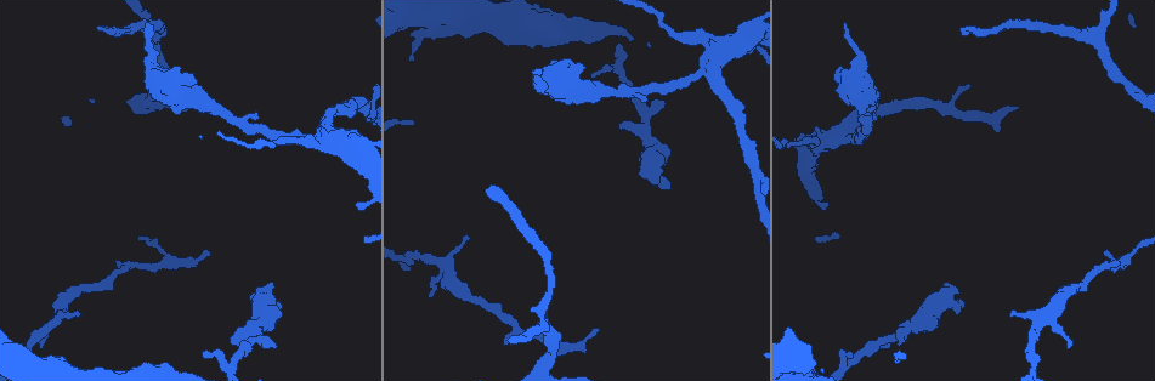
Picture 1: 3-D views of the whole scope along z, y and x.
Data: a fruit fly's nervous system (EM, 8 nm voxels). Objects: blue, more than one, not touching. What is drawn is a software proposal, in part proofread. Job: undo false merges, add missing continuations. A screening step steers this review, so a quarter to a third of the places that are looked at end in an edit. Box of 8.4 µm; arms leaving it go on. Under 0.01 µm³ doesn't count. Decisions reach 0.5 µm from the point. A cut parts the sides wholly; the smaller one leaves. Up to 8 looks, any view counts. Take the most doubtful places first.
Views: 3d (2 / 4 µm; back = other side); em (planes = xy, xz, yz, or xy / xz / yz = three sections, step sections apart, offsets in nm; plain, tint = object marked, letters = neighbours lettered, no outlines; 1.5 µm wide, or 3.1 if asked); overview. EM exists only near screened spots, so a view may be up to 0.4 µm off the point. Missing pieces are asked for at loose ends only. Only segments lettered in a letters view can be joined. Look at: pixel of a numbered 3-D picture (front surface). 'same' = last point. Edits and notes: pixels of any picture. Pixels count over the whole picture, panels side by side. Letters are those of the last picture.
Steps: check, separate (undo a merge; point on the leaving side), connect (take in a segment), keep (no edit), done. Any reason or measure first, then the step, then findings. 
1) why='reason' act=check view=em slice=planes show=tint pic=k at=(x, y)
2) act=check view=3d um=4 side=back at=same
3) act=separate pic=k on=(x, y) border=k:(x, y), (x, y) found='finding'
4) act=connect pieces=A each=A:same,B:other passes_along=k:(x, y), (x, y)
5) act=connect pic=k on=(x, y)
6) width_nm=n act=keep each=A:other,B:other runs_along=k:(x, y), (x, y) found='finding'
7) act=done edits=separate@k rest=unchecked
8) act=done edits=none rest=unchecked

why='long arm stops here' act=check view=em slice=yz step=4 show=letters pic=1 at=(965, 28)

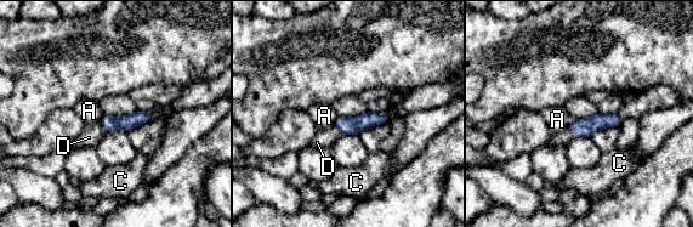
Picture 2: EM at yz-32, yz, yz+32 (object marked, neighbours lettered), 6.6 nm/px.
width_nm=100 act=connect pieces=D each=A:other,C:other,D:same passes_along=2:(137, 118), (103, 126), (92, 132) found='the cell continues'

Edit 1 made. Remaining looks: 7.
why='see it whole again' act=check view=overview

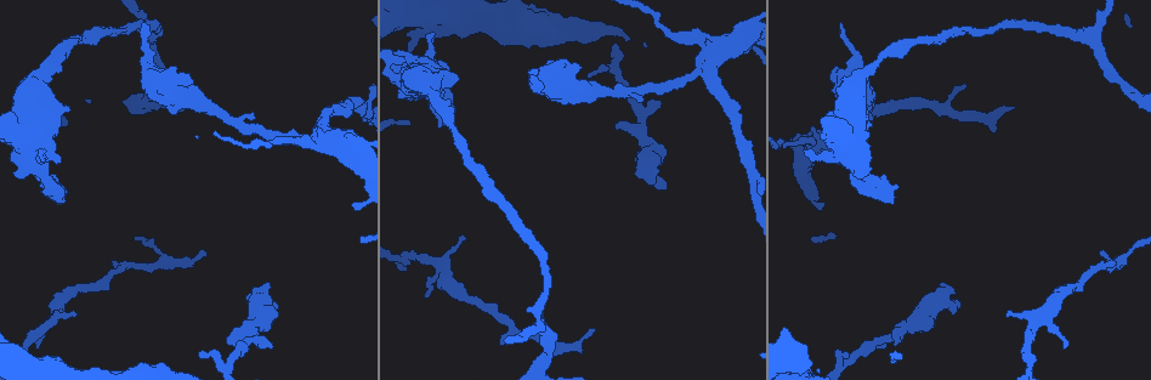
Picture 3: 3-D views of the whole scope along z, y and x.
why='looks like a crossing' act=check view=em slice=planes show=tint pic=3 at=(314, 140)

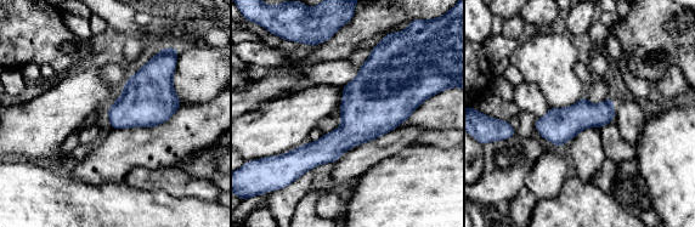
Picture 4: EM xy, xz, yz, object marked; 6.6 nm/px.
why='see the neighbours' act=check view=em slice=planes show=letters at=same

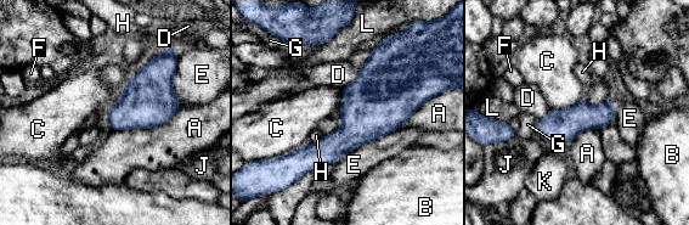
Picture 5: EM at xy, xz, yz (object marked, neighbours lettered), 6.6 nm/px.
longest_contact=A:500nm act=keep each=A:other,B:other,C:other,D:other,E:other,F:other,G:other,H:other,J:other,K:other,L:other border=5:(585, 96), (569, 107), (551, 110) found='continuous, no second cell'

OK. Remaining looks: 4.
why='free end' act=check view=3d um=4 pic=3 at=(656, 170)

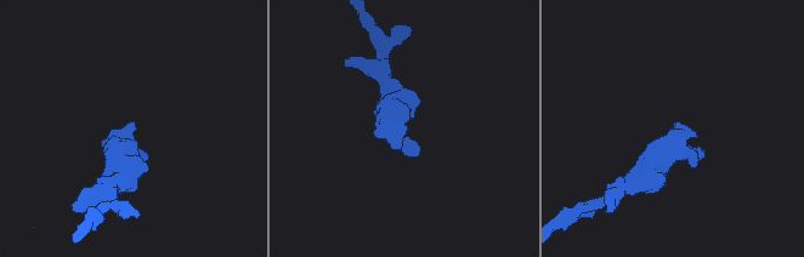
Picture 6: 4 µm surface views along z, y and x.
act=check view=em slice=planes show=tint pic=6 at=(135, 123)

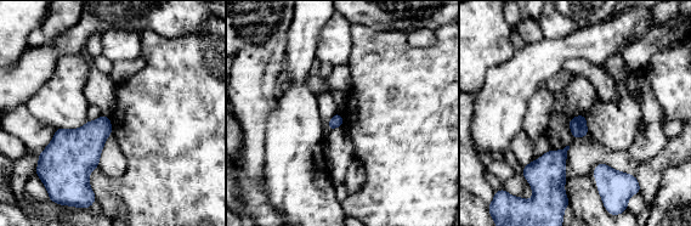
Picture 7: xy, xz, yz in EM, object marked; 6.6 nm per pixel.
act=check view=em slice=planes show=letters at=same

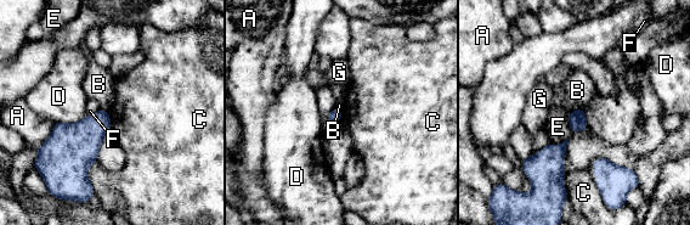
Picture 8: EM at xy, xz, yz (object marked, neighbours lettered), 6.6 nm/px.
act=keep each=A:other,B:other,C:other,D:other,E:other,F:other,G:other found='no lettered segment goes on from it'

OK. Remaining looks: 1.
act=done edits=connect@2 rest=unchecked

